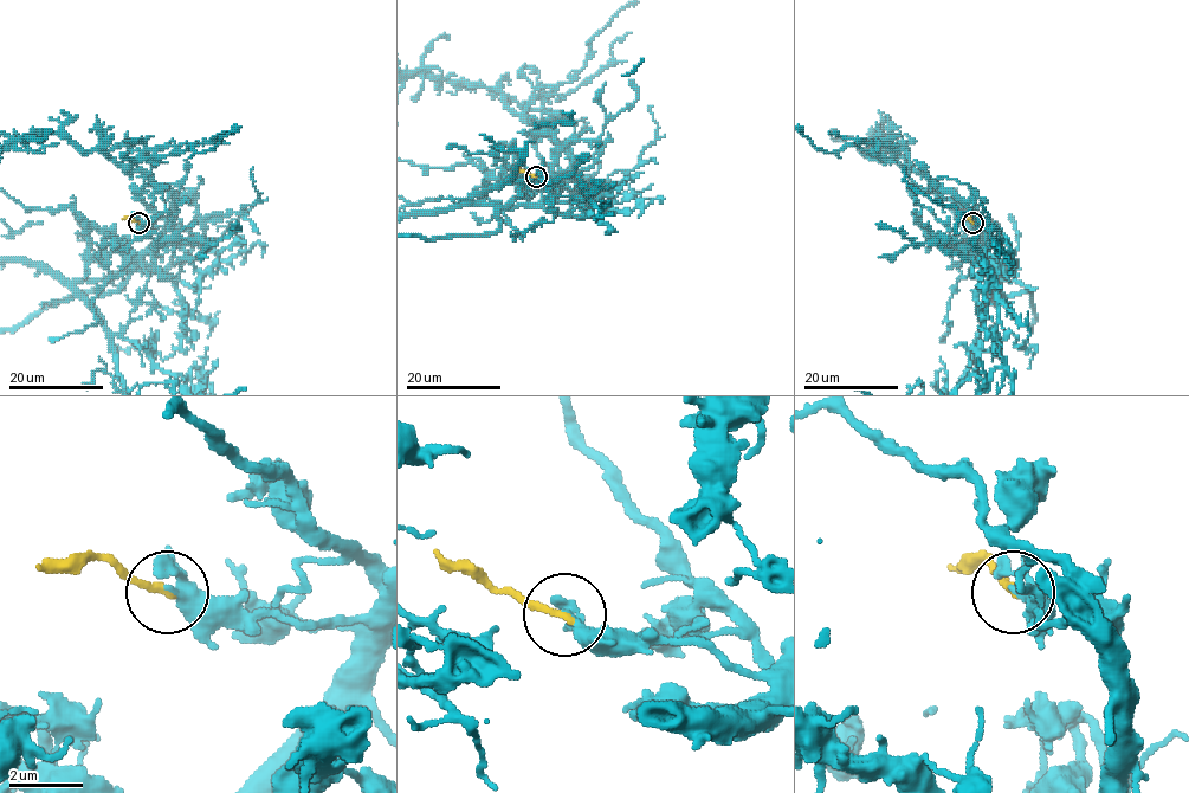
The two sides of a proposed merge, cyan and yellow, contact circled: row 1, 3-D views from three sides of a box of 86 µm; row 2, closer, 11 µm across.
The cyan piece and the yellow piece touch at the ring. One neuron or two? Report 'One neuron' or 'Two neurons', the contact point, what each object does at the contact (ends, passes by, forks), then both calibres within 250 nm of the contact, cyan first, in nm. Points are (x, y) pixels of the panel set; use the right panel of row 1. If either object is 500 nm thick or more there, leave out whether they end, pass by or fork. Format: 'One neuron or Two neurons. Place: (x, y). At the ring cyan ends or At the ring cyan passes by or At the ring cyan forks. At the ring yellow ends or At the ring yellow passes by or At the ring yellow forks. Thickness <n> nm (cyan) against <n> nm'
Two neurons. Place: (973, 223). At the ring cyan forks. At the ring yellow ends. Thickness 240 nm (cyan) against 190 nm

